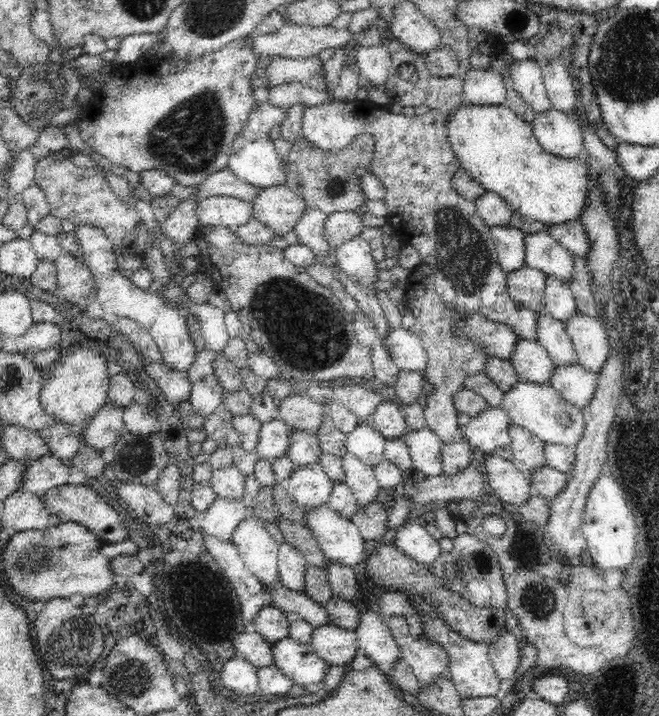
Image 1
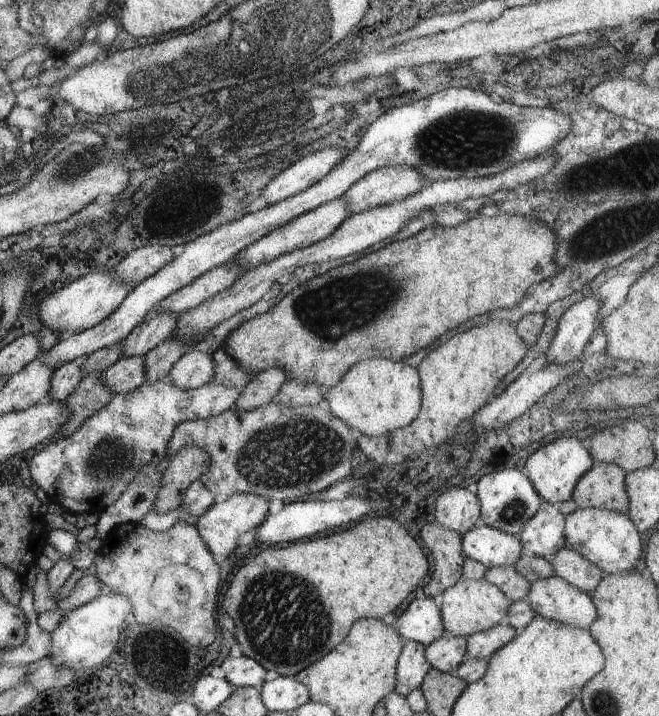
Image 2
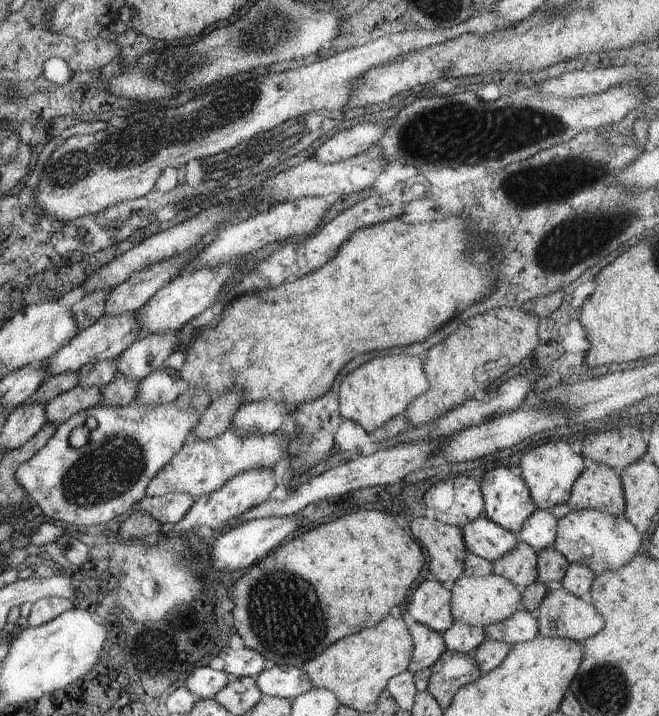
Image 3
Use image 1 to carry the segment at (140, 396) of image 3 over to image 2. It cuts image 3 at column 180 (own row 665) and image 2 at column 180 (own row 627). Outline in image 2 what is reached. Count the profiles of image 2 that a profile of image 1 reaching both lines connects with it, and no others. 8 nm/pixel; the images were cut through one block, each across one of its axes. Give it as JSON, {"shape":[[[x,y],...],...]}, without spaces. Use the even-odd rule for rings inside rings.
{"shape":[[[192,348],[174,362],[169,372],[170,380],[182,390],[200,388],[211,382],[214,366],[212,354]]]}

